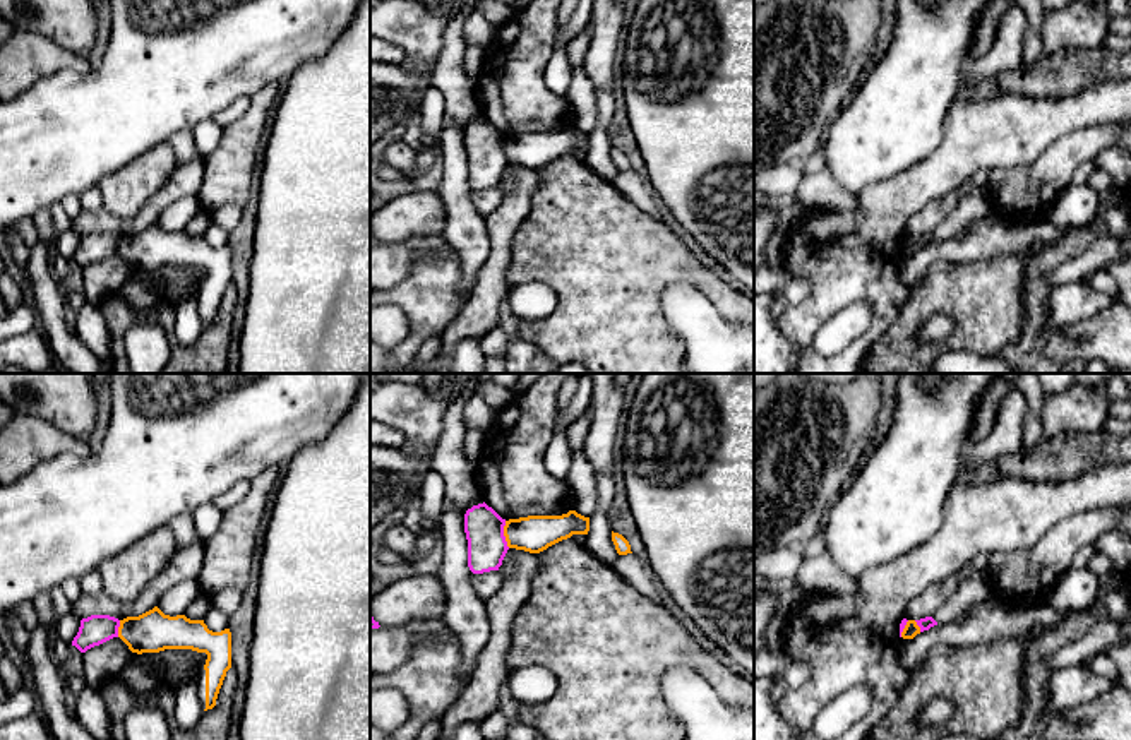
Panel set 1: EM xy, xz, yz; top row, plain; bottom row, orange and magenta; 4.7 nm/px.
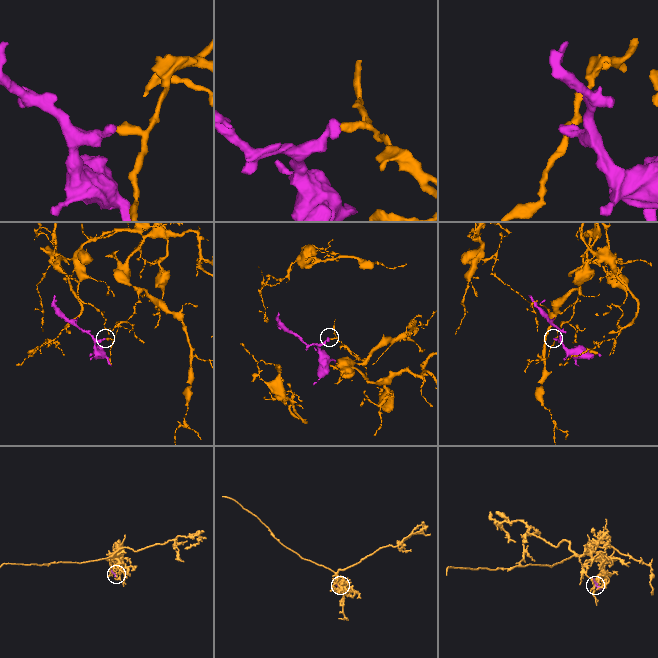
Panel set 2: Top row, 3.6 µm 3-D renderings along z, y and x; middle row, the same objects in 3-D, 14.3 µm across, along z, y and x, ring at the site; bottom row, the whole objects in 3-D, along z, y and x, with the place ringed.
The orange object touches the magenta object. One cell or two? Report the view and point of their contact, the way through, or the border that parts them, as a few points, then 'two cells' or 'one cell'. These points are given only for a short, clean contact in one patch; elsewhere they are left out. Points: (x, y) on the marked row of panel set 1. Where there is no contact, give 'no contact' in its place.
meets orange in xz at (504, 535); border along xz (504, 521), (504, 540), (509, 547); two cells

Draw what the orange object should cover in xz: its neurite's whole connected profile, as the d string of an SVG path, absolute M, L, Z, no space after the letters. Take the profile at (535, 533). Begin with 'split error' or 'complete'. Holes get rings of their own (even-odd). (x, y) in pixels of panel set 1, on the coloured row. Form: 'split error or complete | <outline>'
complete | M569 510L562 516L528 516L509 519L504 526L507 546L530 553L540 553L572 534L588 534L588 531L589 517L584 517L576 510Z

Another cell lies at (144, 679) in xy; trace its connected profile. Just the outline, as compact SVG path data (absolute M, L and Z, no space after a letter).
M129 659L118 675L123 685L146 699L149 699L158 689L166 687L170 682L166 665L144 663L141 659Z

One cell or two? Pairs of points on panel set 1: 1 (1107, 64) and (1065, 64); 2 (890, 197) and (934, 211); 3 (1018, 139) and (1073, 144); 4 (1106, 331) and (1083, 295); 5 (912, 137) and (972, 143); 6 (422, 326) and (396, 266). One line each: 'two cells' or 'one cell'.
1: one cell
2: two cells
3: two cells
4: two cells
5: two cells
6: two cells

